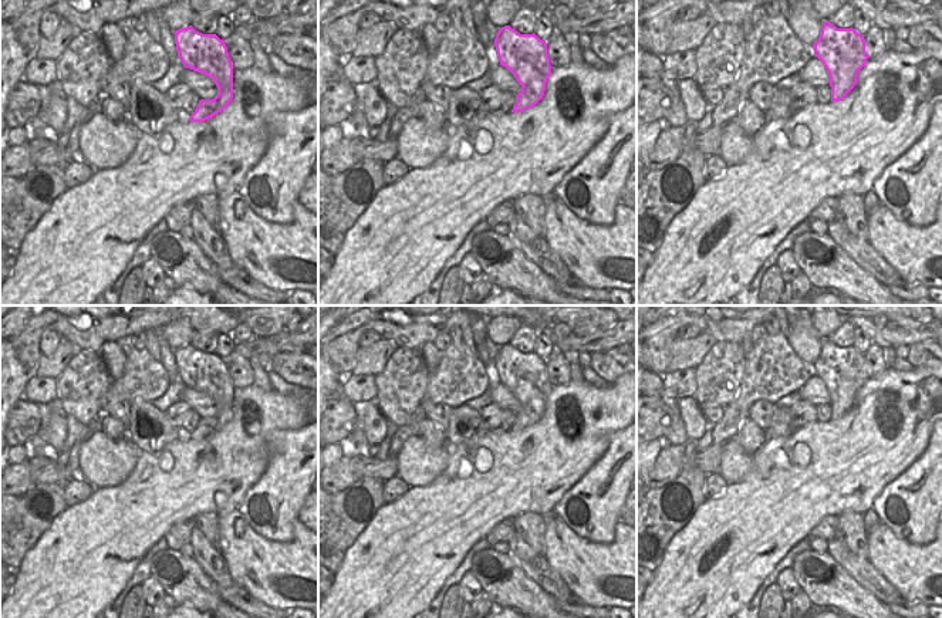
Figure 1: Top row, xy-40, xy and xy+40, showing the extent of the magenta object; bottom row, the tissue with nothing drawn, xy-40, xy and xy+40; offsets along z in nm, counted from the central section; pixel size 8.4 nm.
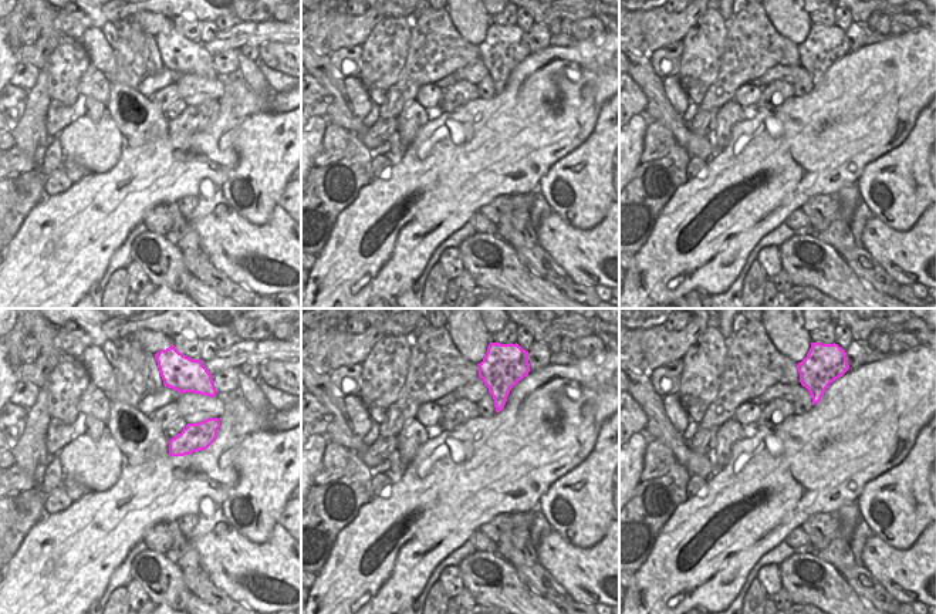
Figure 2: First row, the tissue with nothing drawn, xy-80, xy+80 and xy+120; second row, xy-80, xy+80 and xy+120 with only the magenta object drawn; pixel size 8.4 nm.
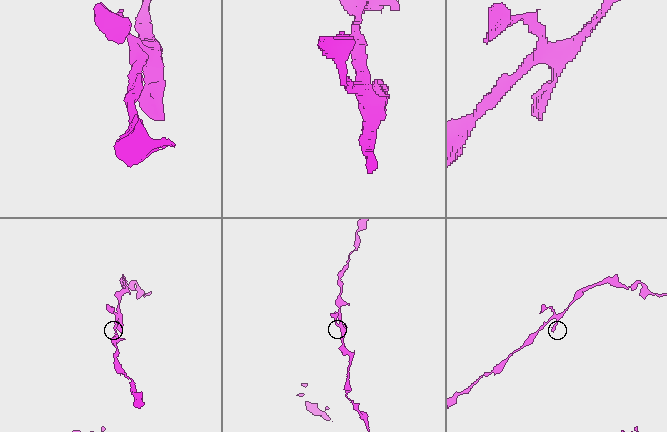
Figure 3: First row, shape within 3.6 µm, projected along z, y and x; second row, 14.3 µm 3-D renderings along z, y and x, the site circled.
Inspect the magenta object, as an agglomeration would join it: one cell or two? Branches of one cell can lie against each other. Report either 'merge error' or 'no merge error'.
no merge error

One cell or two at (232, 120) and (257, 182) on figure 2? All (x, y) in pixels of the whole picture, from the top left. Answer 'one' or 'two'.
two

